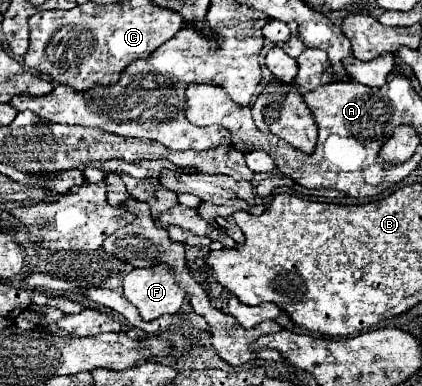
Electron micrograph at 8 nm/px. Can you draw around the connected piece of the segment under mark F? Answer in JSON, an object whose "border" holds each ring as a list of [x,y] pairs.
{"border":[[[160,263],[130,271],[124,279],[124,297],[138,309],[144,321],[154,321],[178,313],[186,291],[174,279],[170,265]]]}

